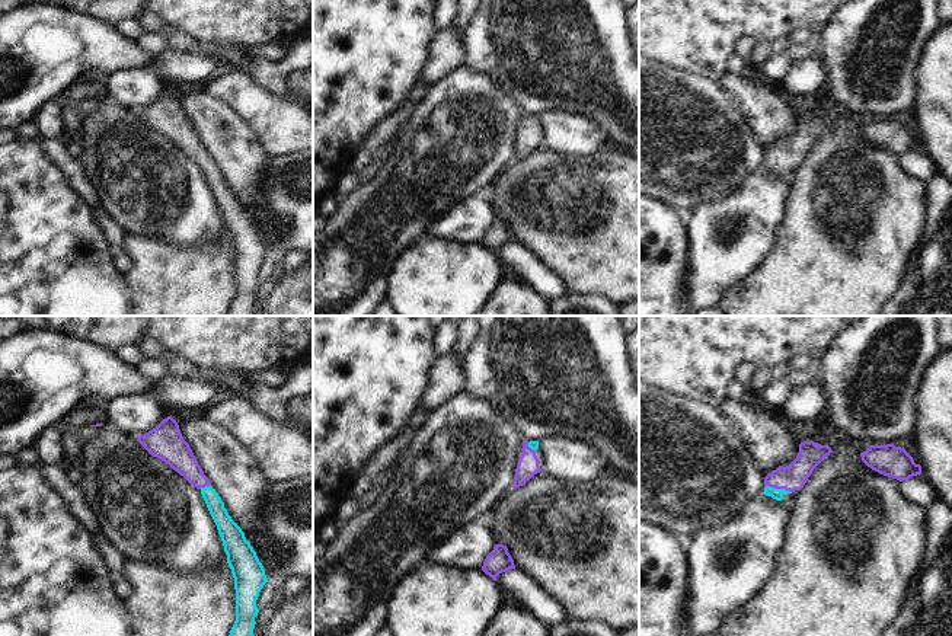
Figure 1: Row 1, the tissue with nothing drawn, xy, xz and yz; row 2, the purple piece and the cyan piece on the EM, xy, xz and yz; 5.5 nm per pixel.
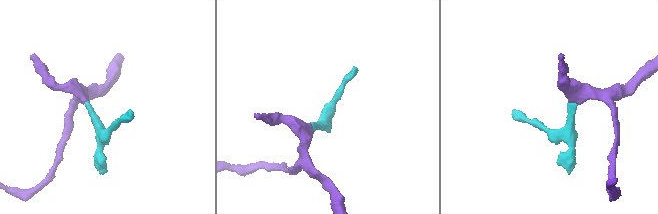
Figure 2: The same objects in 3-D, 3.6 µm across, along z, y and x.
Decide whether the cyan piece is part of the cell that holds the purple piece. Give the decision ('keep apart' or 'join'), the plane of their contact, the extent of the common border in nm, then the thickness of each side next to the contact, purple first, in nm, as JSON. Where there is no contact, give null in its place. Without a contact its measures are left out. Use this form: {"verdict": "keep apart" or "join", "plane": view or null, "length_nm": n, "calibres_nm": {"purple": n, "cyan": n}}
{"verdict": "join", "plane": "yz", "length_nm": 150, "calibres_nm": {"purple": 150, "cyan": 60}}

